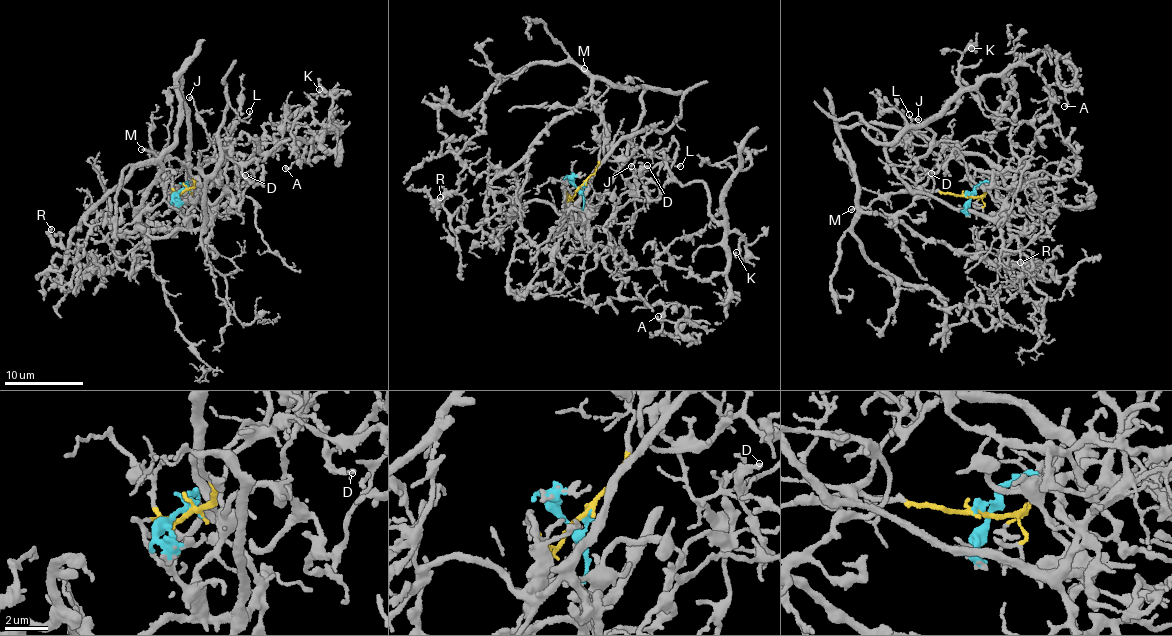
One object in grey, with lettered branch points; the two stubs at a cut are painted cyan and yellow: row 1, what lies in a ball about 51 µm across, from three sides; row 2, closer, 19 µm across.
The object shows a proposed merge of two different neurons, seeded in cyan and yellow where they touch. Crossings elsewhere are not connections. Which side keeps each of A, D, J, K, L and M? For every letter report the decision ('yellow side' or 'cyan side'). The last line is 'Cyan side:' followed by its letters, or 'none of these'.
A: cyan side
D: cyan side
J: yellow side
K: cyan side
L: yellow side
M: yellow side
Cyan side: A, D, K

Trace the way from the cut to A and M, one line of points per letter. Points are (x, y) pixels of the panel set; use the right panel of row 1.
A: (968, 195), (1017, 169), (1037, 131), (1053, 124), (1051, 91), (1037, 72), (1048, 49), (1078, 80), (1064, 106)
M: (966, 196), (922, 188), (889, 193), (869, 207), (850, 209)

